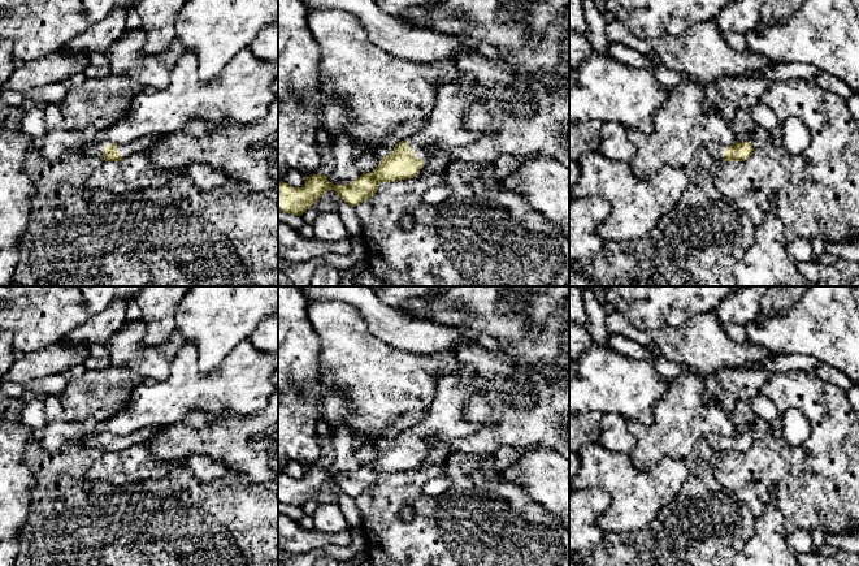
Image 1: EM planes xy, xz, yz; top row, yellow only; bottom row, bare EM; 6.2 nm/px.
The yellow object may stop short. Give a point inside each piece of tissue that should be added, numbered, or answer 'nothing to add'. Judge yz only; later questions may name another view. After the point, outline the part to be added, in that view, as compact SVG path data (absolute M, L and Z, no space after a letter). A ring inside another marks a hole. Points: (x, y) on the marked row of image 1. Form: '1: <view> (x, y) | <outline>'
1: yz (716, 150) | M710 142L704 146L707 152L713 157L715 161L723 160L723 155L726 151L726 147L728 146L717 143L717 142Z

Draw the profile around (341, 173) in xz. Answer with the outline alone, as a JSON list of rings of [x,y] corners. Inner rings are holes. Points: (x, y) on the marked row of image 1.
[[[329,99],[321,117],[322,125],[333,141],[333,167],[326,174],[334,185],[347,185],[357,180],[361,173],[355,165],[353,138],[344,133],[351,124],[351,111],[338,99]]]

